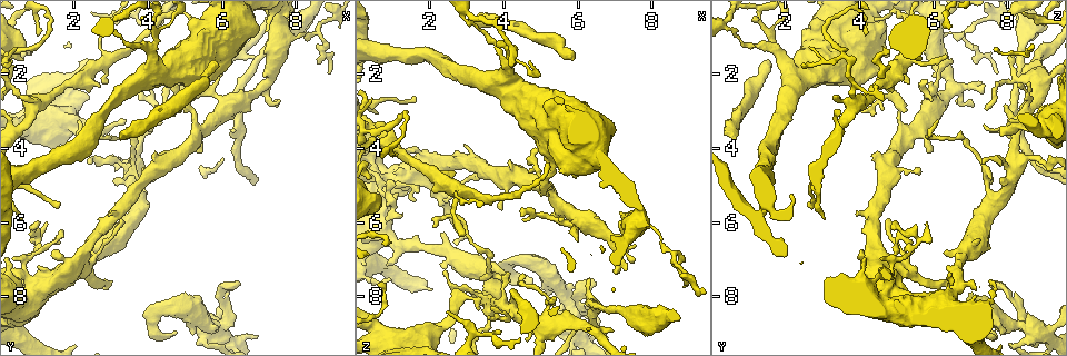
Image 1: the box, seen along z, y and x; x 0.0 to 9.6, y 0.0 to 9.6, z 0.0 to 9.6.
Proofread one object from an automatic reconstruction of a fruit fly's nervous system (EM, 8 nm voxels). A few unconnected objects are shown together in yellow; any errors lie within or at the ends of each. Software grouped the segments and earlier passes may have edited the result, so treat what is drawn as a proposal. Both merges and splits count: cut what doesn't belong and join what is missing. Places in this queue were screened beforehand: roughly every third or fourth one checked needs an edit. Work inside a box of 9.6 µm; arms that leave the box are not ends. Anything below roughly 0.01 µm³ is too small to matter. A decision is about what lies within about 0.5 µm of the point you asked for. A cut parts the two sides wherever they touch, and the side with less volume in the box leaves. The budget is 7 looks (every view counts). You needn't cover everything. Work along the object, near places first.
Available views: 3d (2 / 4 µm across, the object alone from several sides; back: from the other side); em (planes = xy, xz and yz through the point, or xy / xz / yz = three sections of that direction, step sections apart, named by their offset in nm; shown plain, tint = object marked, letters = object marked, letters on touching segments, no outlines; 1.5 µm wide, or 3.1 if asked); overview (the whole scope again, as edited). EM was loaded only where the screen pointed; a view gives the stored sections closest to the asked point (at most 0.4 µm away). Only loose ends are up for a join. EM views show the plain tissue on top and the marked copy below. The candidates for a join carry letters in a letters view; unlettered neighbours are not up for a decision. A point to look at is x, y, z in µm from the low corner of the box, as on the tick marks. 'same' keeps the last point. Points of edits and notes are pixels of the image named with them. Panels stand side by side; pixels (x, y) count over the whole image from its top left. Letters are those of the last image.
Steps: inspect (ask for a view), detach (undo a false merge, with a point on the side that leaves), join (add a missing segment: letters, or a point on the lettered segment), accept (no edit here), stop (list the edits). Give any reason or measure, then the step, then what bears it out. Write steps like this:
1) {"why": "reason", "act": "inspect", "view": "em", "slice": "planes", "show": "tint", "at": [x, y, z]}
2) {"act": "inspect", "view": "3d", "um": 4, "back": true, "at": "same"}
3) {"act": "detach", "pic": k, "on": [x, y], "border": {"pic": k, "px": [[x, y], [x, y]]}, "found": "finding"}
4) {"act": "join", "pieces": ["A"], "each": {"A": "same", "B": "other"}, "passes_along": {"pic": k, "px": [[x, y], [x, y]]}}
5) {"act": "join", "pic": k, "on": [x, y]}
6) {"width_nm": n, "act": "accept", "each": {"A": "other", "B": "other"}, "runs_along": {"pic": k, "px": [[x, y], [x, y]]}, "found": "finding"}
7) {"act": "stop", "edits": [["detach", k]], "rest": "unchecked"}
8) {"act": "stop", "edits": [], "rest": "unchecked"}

{"why": "calibre changes", "act": "inspect", "view": "em", "slice": "xy", "step": 4, "show": "letters", "at": [5.70, 1.95, 8.55]}

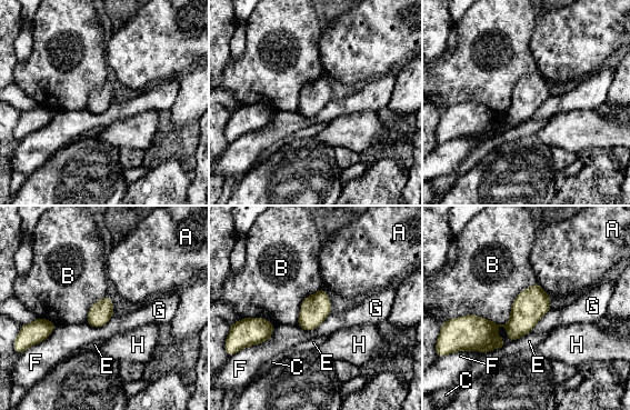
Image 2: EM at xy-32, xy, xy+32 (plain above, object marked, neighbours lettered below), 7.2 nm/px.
{"longest_contact_nm": ["B", 650], "act": "accept", "each": {"A": "other", "B": "other", "C": "other", "E": "other", "F": "other", "G": "other", "H": "other"}, "runs_along": {"pic": 2, "px": [[547, 300], [514, 326], [463, 320]]}, "found": "one neuron here"}

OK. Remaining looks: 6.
{"act": "inspect", "view": "em", "slice": "planes", "show": "letters", "at": [6.00, 1.60, 6.55]}

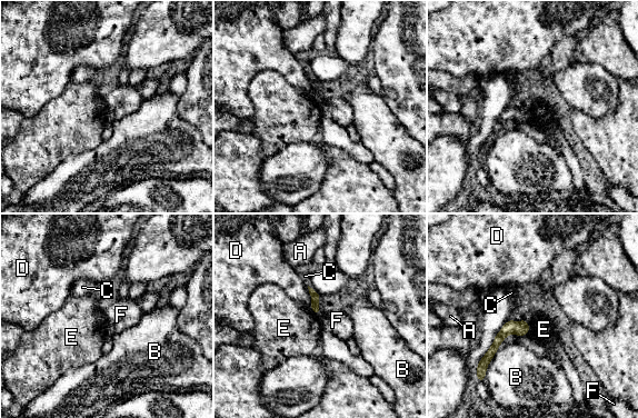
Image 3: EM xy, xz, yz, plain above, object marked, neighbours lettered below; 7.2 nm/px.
{"longest_contact_nm": ["B", 260], "act": "accept", "each": {"A": "other", "B": "other", "C": "other", "D": "other", "E": "other", "F": "other"}, "runs_along": {"pic": 3, "px": [[525, 324], [510, 327], [482, 362]]}, "found": "no lettered segment goes on from it"}

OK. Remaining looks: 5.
{"why": "long arm stops here", "act": "inspect", "view": "em", "slice": "planes", "show": "letters", "at": [4.25, 0.75, 7.85]}

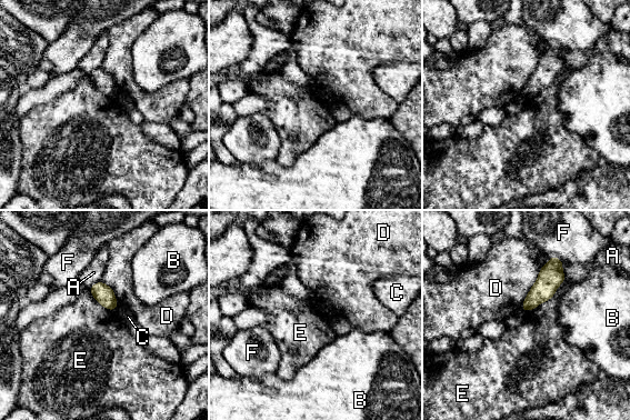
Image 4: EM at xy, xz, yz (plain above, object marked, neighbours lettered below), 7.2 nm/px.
{"act": "accept", "each": {"A": "other", "B": "other", "C": "other", "D": "other", "E": "other", "F": "other"}, "border": {"pic": 4, "px": [[566, 279], [549, 299], [524, 312]]}, "found": "none of them fits"}

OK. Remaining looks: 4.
{"act": "stop", "edits": [], "rest": "unchecked"}

